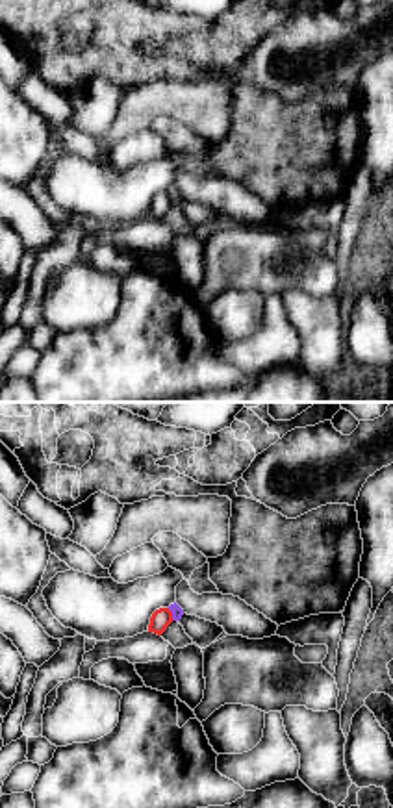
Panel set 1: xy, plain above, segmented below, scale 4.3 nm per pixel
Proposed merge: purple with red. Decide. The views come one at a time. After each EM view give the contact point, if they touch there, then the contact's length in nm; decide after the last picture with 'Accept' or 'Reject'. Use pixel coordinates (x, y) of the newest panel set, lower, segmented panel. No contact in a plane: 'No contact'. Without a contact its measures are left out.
Touches purple at (173, 614). Shared border 70 nm

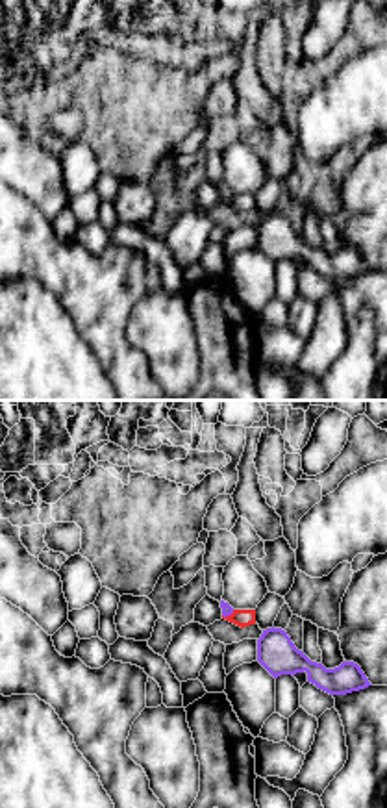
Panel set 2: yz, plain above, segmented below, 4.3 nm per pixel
Touches purple at (228, 614). Shared border 60 nm

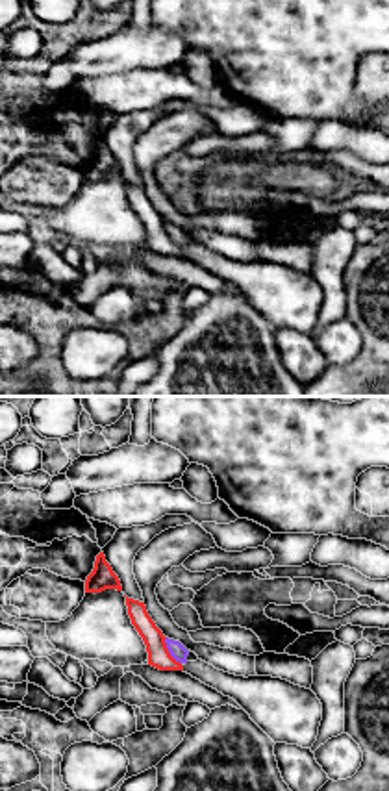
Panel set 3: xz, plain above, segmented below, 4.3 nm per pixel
Touches purple at (169, 651). Shared border 140 nm

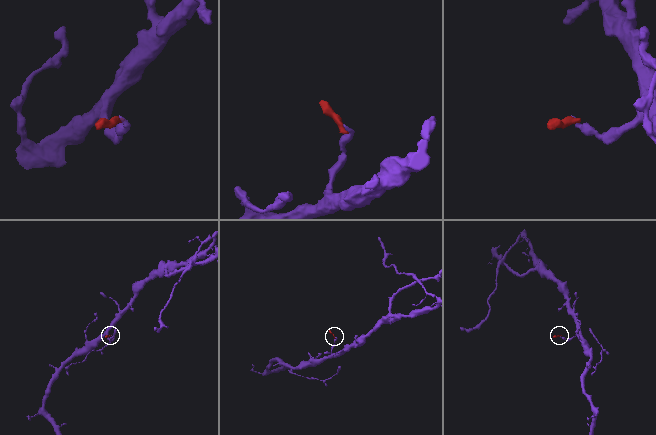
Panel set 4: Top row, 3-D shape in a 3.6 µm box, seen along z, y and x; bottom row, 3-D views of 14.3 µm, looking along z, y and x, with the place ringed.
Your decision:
Reject

